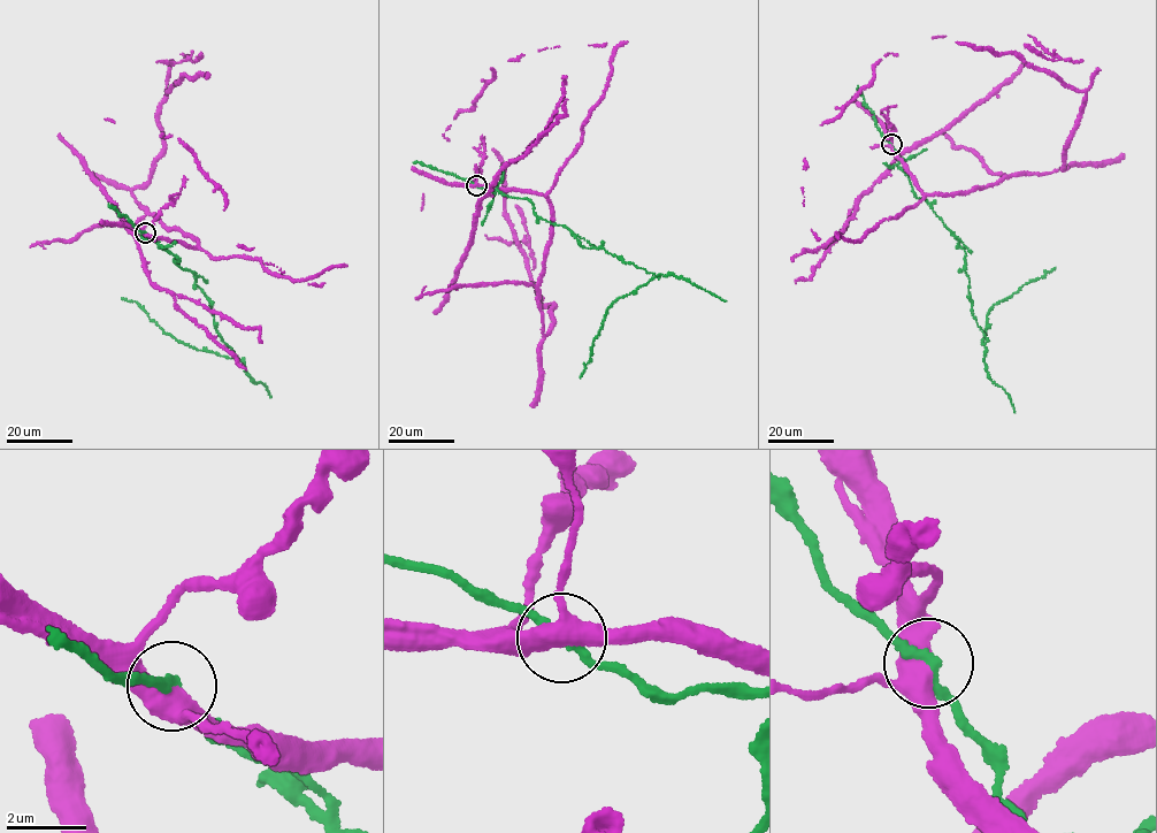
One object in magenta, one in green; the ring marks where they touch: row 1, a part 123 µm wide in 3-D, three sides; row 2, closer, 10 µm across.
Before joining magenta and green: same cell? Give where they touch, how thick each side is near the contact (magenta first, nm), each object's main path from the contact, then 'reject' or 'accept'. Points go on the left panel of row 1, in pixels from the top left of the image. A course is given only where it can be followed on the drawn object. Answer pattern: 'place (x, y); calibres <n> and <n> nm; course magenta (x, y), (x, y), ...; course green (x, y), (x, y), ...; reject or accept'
place (145, 232); calibres 420 and 220 nm; course magenta (145, 232), (196, 246), (131, 192), (148, 178), (163, 147), (166, 91), (185, 74), (206, 78); course green (145, 232), (196, 274), (194, 285), (236, 357), (197, 350), (121, 298); reject

